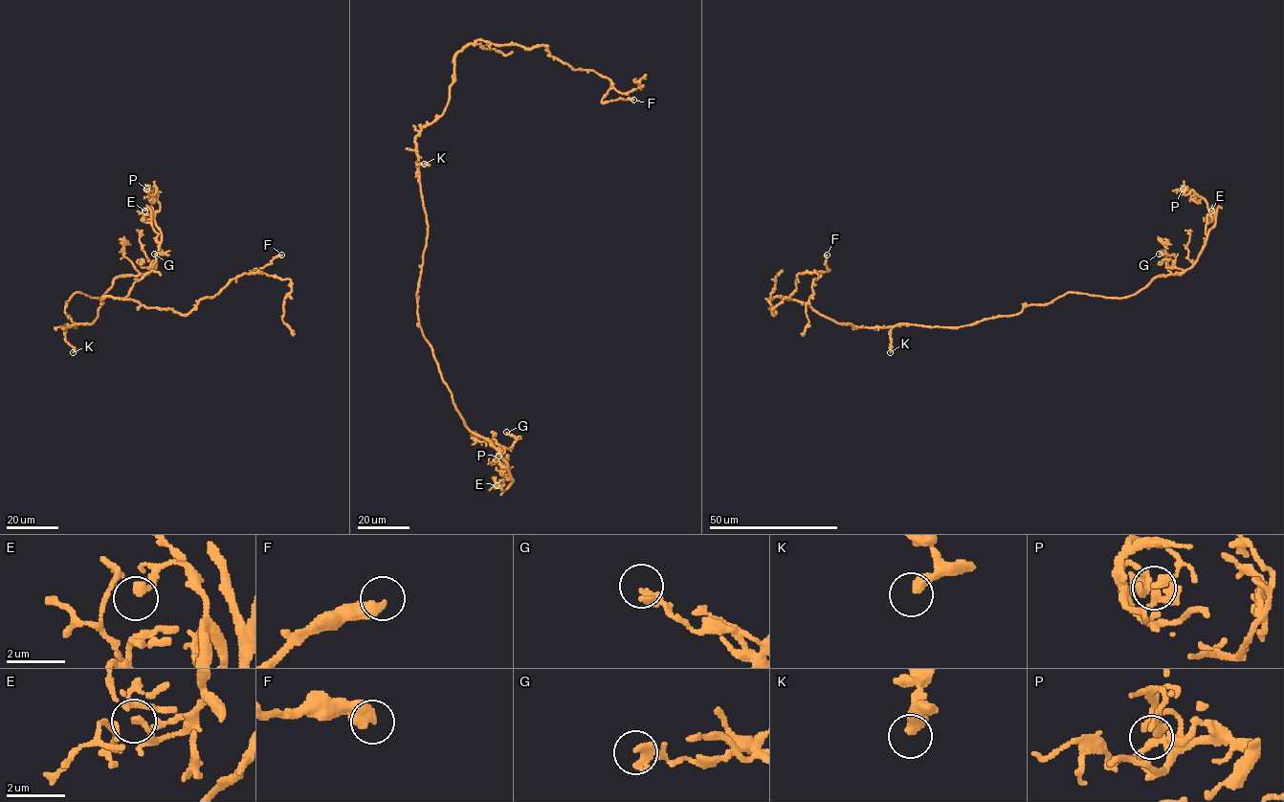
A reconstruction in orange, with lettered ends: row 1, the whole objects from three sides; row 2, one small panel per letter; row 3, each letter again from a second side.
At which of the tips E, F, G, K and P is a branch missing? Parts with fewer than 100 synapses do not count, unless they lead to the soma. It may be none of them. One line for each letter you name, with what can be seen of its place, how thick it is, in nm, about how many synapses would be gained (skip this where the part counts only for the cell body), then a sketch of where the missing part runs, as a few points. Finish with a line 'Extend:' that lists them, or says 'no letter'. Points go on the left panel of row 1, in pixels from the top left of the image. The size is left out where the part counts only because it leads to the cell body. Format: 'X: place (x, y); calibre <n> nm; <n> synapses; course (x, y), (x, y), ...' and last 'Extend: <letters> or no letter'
Extend: no letter

